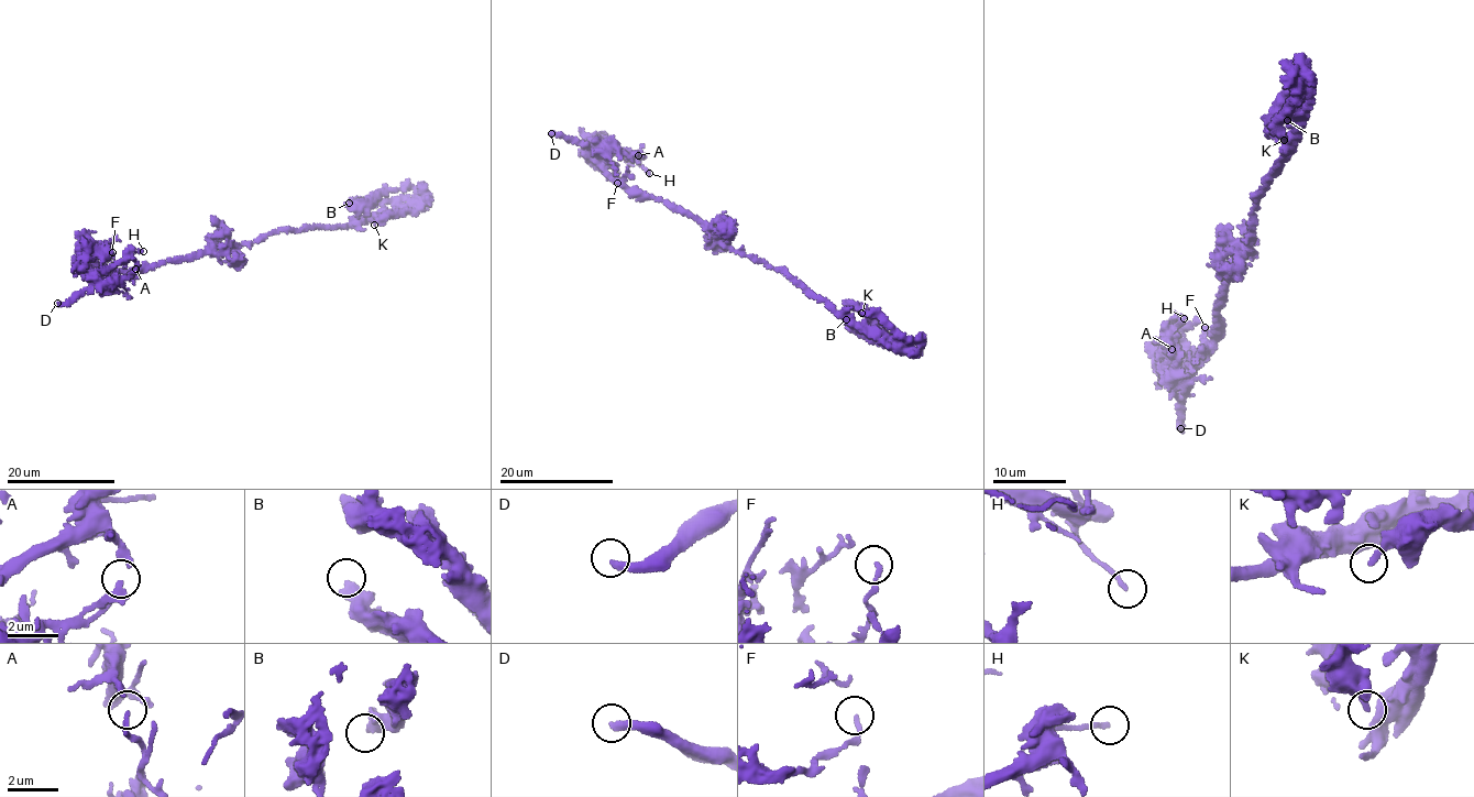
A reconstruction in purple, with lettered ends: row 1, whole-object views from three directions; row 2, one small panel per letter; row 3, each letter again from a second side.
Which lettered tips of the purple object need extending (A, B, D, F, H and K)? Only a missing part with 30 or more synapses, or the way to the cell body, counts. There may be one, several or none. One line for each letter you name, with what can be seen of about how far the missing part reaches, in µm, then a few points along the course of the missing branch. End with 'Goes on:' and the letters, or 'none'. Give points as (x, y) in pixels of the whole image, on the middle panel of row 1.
D: missing 60 µm
Goes on: D

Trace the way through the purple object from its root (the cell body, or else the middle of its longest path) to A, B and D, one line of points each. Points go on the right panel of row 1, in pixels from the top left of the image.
A: (1253, 222), (1249, 237), (1252, 241), (1239, 254), (1218, 310), (1222, 324), (1219, 336), (1180, 382), (1172, 349)
B: (1253, 222), (1254, 199), (1285, 156), (1296, 123), (1294, 117), (1307, 96), (1305, 94), (1308, 98), (1287, 120)
D: (1253, 222), (1252, 241), (1239, 254), (1218, 310), (1221, 330), (1181, 386), (1180, 428)

